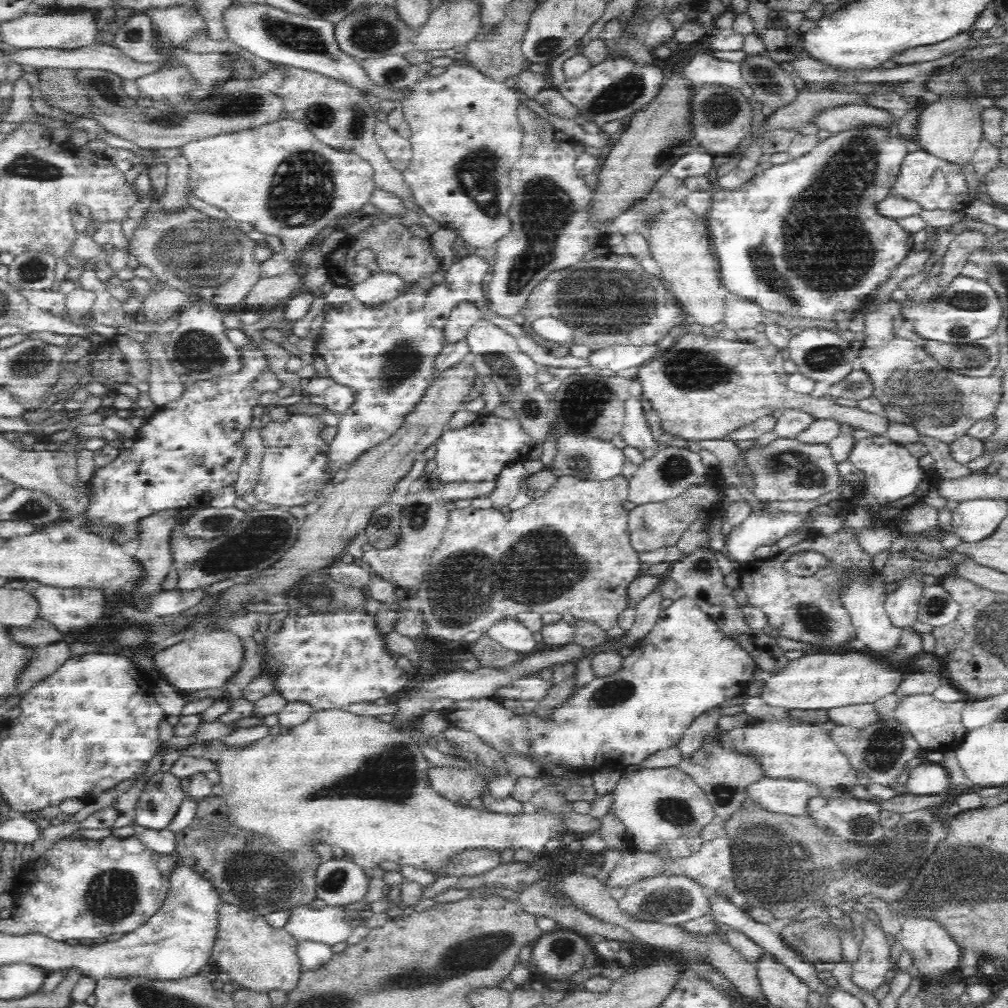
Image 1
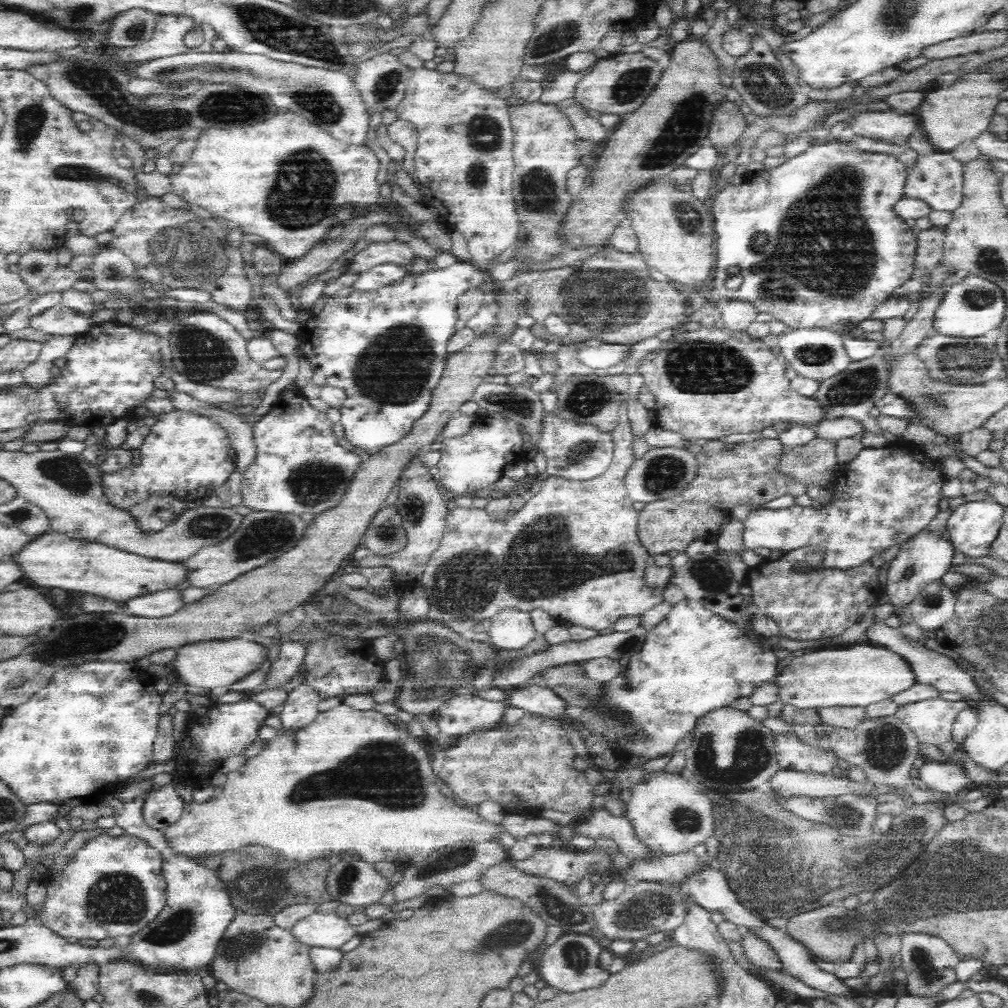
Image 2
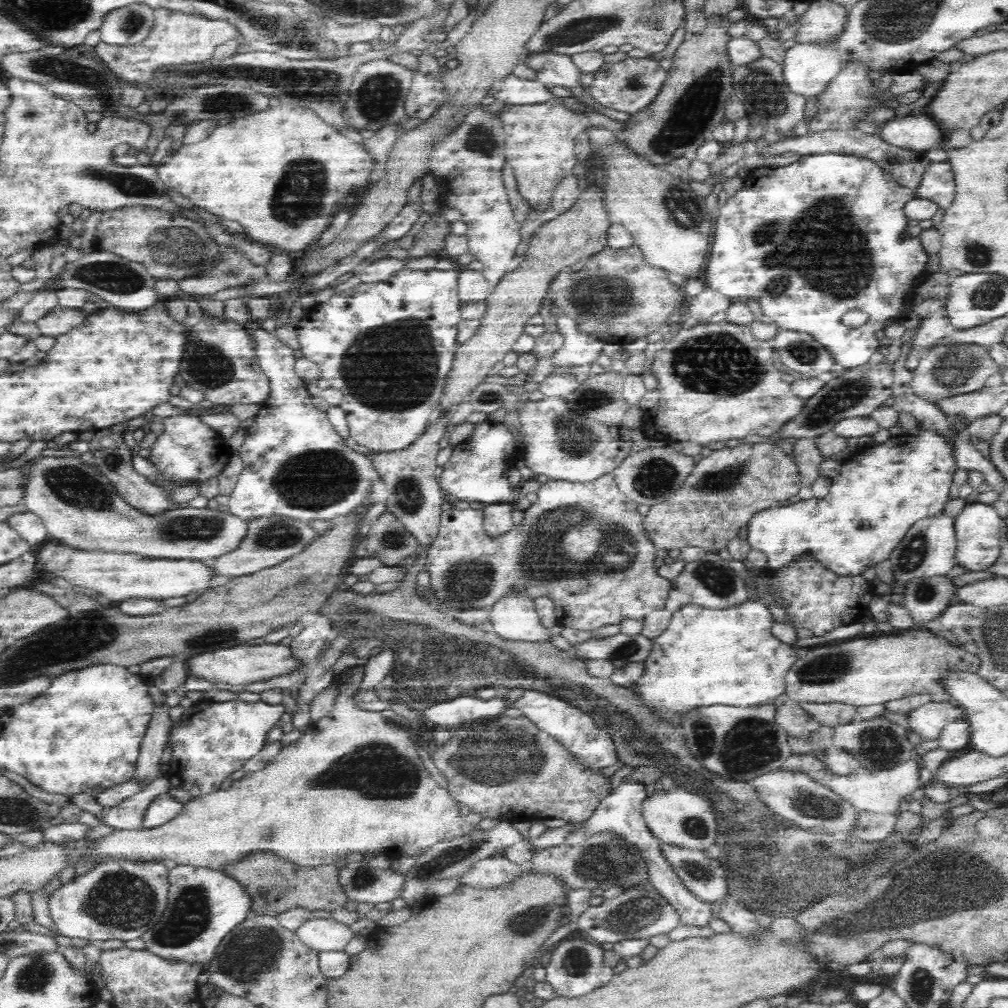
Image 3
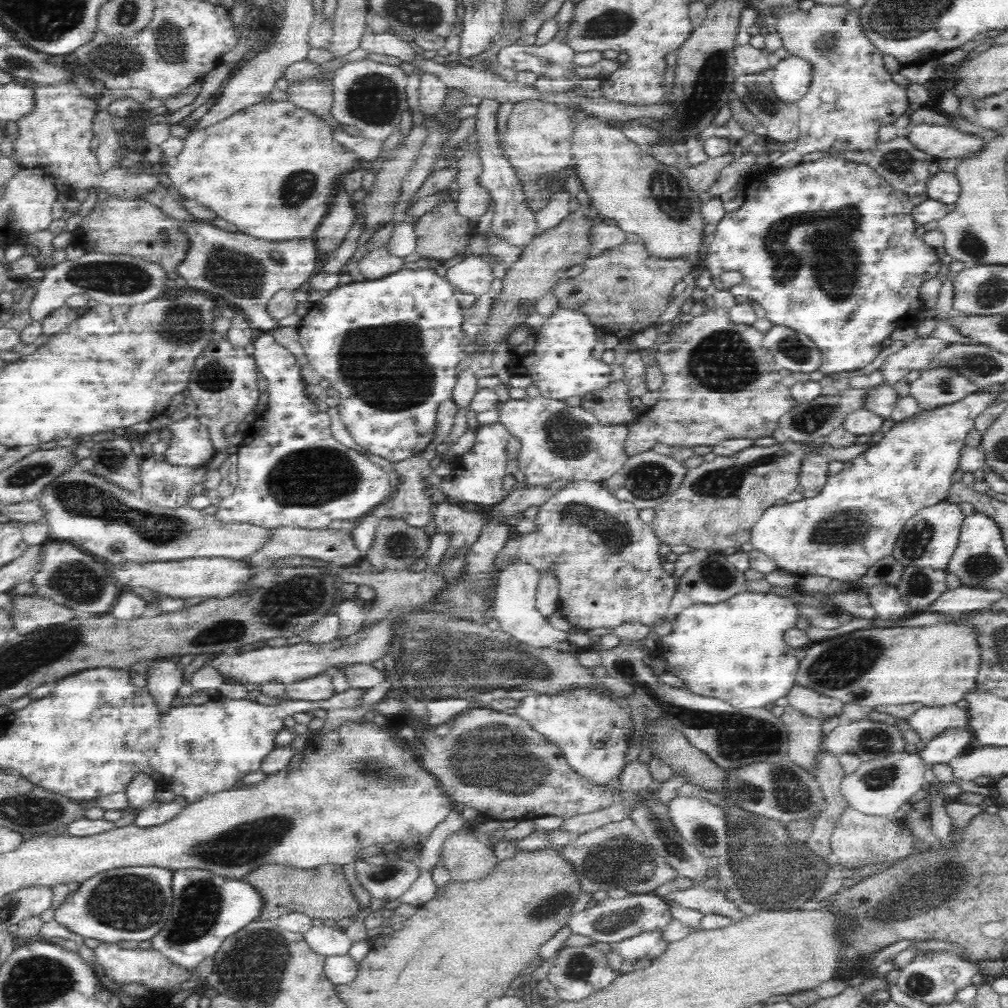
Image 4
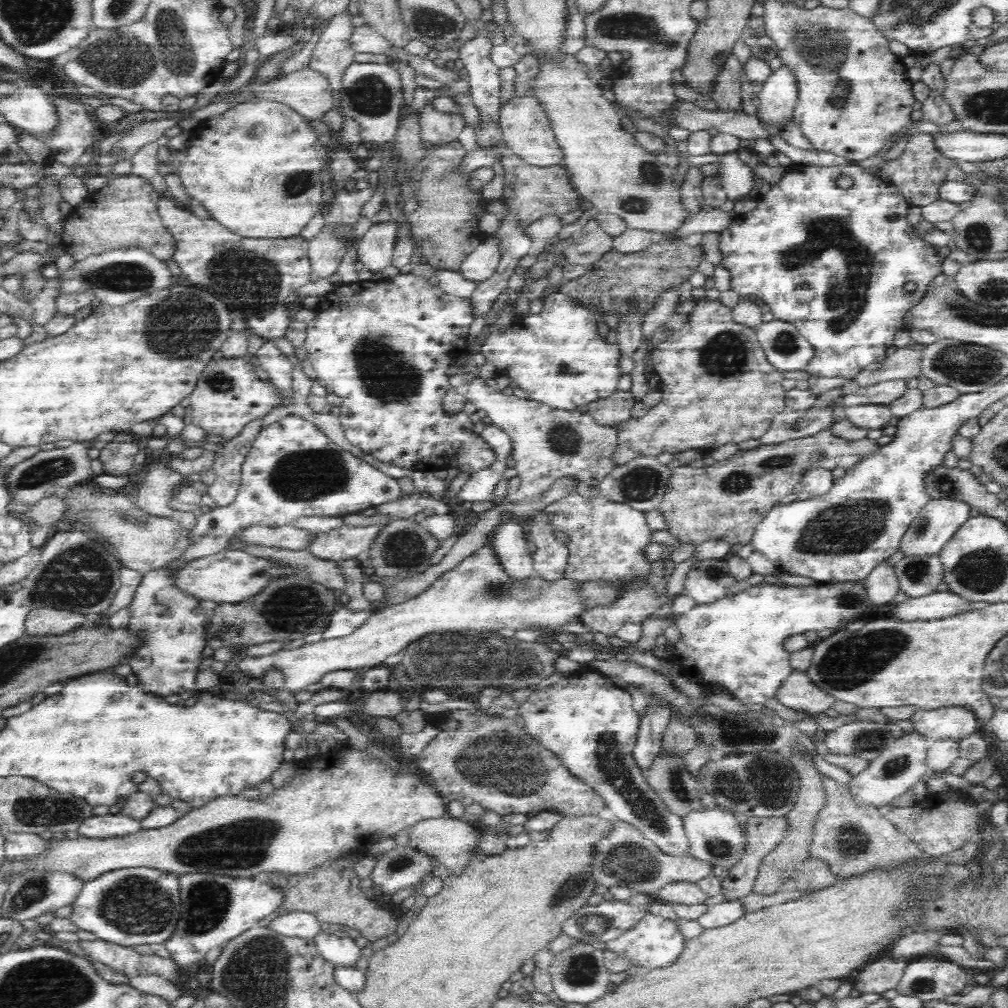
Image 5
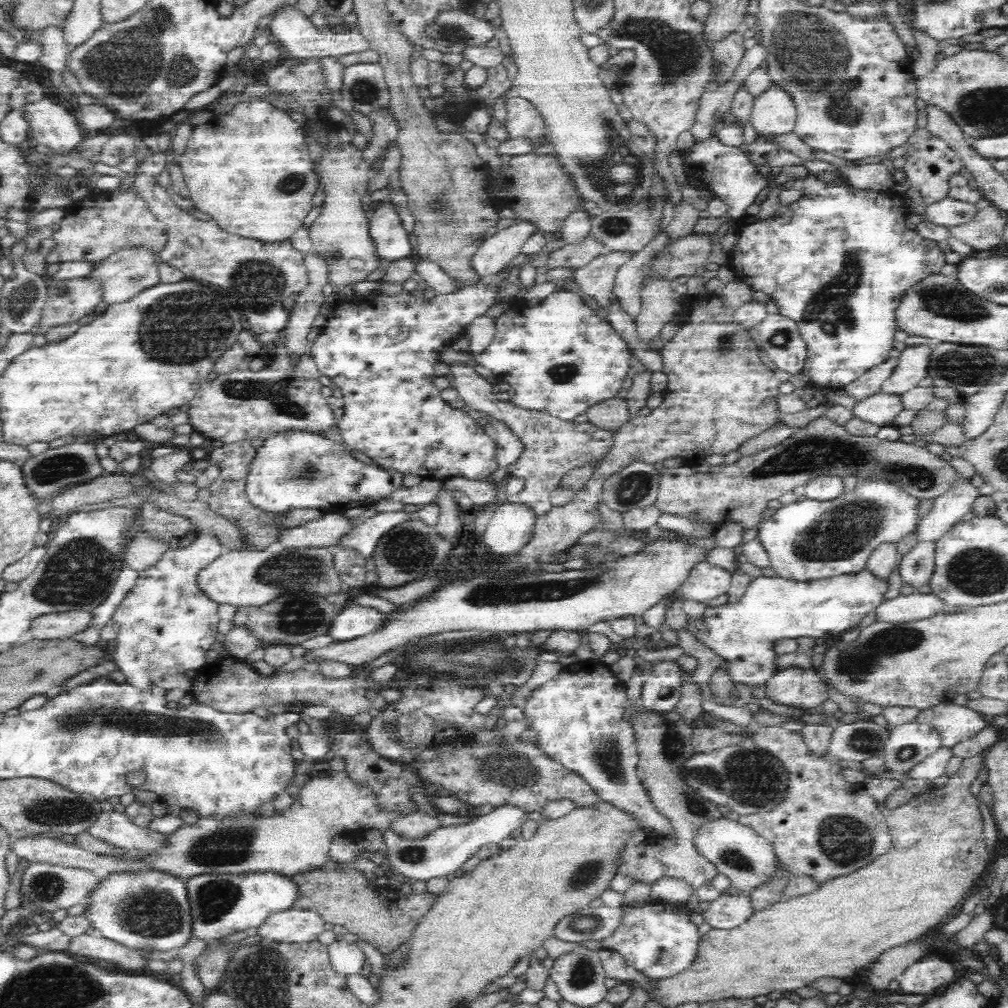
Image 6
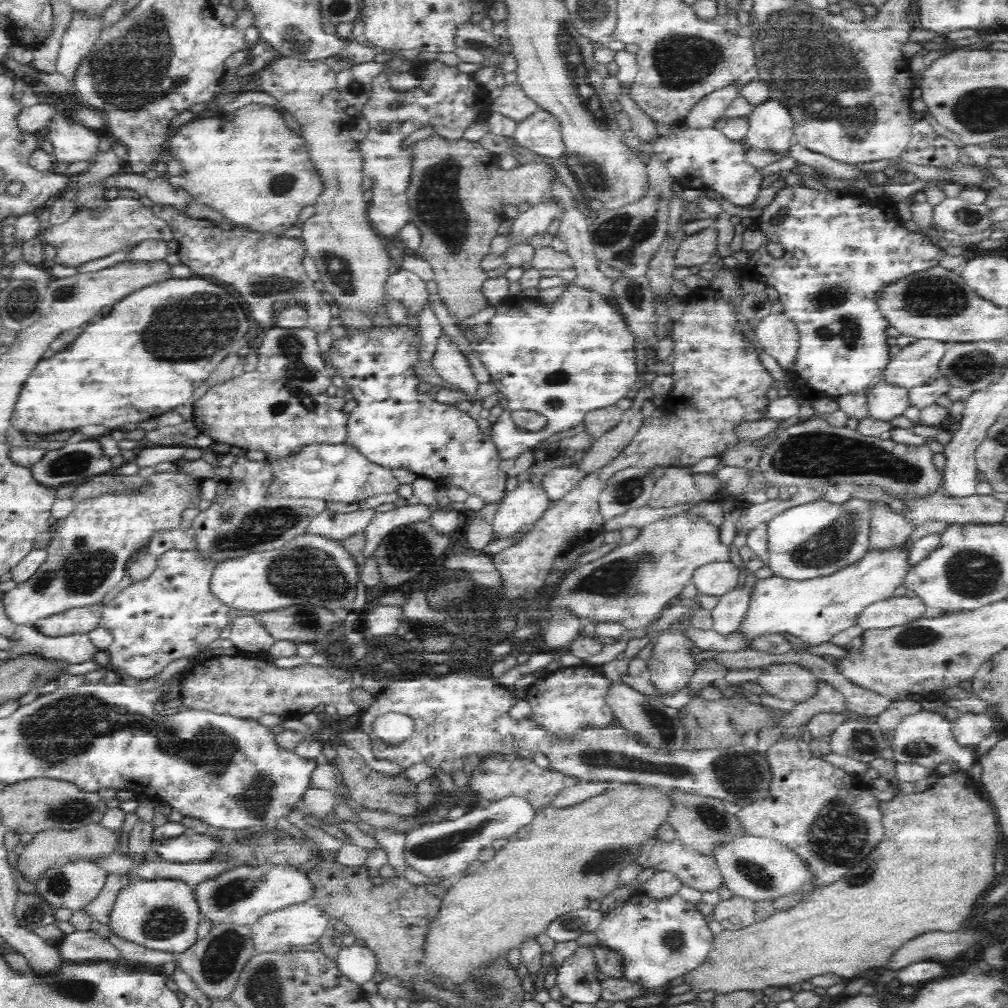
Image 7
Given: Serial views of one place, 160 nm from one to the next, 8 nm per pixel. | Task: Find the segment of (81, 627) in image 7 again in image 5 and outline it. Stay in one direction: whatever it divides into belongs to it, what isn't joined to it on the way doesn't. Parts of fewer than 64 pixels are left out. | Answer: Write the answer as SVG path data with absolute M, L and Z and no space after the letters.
M36 608L25 620L25 634L28 636L61 635L72 629L90 625L88 616L56 608Z

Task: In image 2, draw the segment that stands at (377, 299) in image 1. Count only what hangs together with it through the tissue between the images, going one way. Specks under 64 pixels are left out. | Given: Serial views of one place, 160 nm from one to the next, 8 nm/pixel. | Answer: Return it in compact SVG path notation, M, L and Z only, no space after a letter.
M380 264L380 266L374 266L359 274L358 280L352 284L352 288L358 292L378 292L380 288L402 280L407 275L406 272L408 269L404 270L395 264Z

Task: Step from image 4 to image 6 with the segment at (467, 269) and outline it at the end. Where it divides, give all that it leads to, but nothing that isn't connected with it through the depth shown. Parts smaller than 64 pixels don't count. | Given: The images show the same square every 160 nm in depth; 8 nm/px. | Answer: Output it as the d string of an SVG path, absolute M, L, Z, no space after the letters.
M515 222L514 225L499 230L484 242L472 255L472 270L478 277L494 276L521 253L525 240L538 229L529 222Z

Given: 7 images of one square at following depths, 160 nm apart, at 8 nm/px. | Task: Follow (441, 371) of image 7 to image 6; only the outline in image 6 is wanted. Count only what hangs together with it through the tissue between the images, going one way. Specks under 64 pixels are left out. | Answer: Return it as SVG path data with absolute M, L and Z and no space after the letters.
M454 362L448 366L453 388L465 405L470 406L472 410L489 414L494 420L506 425L522 443L520 459L515 463L516 470L512 475L524 480L524 488L520 493L509 496L506 503L527 506L536 516L537 522L552 510L551 494L556 490L562 477L584 466L598 467L610 452L613 446L613 431L598 428L590 424L590 421L575 423L574 420L562 420L560 417L550 416L544 411L519 408L512 399L498 400L492 392L493 386L472 367L462 362Z

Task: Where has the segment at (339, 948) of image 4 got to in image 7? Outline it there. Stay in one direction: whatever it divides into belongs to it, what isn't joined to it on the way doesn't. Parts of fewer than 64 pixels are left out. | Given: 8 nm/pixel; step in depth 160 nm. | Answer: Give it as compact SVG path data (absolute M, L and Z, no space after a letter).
M344 946L336 956L340 974L362 986L377 972L377 958L364 946Z

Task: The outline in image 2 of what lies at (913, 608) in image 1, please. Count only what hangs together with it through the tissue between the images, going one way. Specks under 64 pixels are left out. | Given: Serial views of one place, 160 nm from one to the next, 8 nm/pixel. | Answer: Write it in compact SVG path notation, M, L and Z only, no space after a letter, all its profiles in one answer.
M922 530L909 541L901 544L898 554L891 560L889 568L883 576L884 590L890 598L892 609L906 608L924 586L941 580L952 564L953 555L953 546L948 537L938 536L938 534L932 534L929 531Z

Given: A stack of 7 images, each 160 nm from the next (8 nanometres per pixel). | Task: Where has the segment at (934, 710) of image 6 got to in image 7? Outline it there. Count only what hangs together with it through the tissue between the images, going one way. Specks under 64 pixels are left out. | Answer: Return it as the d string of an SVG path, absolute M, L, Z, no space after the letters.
M960 713L950 723L954 740L960 746L976 747L994 729L996 722L984 714Z

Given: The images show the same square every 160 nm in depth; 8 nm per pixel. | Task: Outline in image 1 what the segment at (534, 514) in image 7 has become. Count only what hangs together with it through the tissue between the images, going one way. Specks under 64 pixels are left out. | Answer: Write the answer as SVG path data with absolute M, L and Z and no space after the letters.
M515 617L502 618L486 631L492 640L496 640L506 650L525 656L537 651L532 633Z

